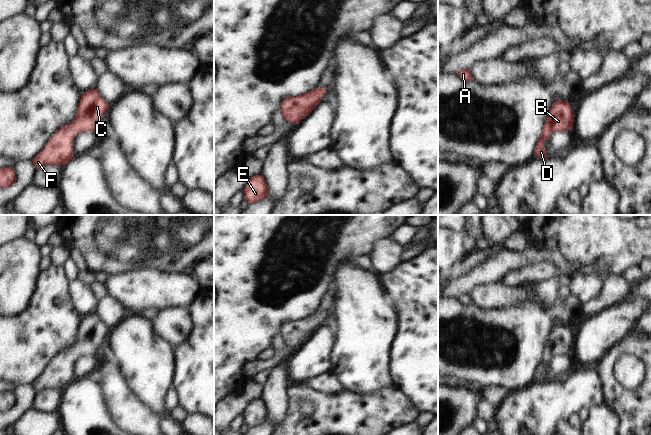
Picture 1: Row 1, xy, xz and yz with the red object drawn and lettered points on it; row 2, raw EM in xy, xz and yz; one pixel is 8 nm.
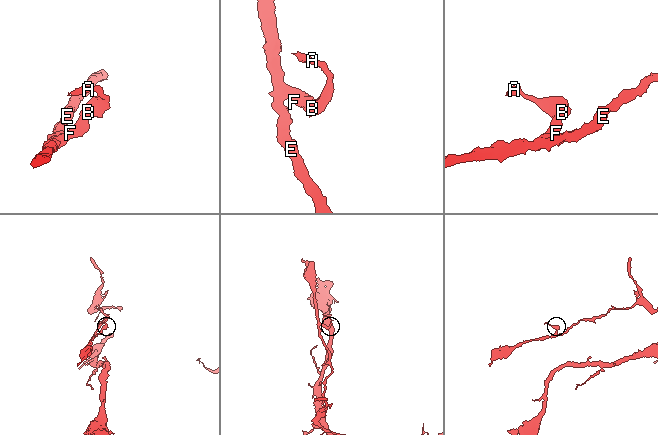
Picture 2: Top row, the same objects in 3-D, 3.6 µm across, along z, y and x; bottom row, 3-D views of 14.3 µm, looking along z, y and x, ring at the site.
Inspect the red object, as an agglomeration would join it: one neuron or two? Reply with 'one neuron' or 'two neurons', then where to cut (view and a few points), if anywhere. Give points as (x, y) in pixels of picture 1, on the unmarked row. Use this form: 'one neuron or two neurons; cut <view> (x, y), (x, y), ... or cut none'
one neuron; cut none

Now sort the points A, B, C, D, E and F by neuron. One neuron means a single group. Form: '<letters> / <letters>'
A B C D E F

